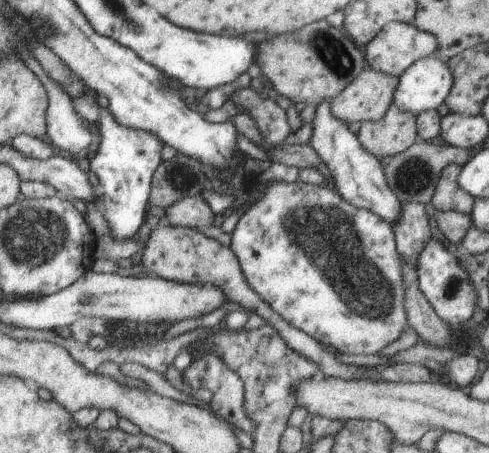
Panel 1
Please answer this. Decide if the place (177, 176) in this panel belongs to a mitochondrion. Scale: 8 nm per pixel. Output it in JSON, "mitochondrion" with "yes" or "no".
{"mitochondrion":"yes"}

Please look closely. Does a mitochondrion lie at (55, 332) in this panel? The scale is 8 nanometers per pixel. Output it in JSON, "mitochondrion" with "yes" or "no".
{"mitochondrion":"no"}

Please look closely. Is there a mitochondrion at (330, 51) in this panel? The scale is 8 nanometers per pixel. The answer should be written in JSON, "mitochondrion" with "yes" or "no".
{"mitochondrion":"yes"}

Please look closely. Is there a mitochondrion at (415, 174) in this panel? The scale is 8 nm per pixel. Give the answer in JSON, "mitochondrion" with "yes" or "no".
{"mitochondrion":"yes"}

